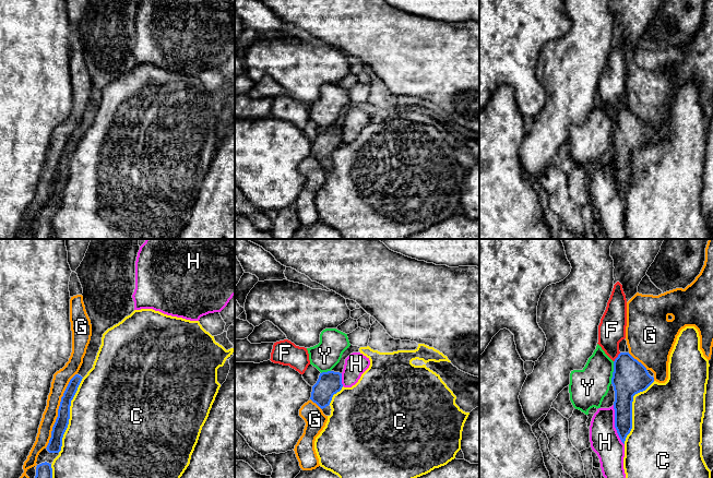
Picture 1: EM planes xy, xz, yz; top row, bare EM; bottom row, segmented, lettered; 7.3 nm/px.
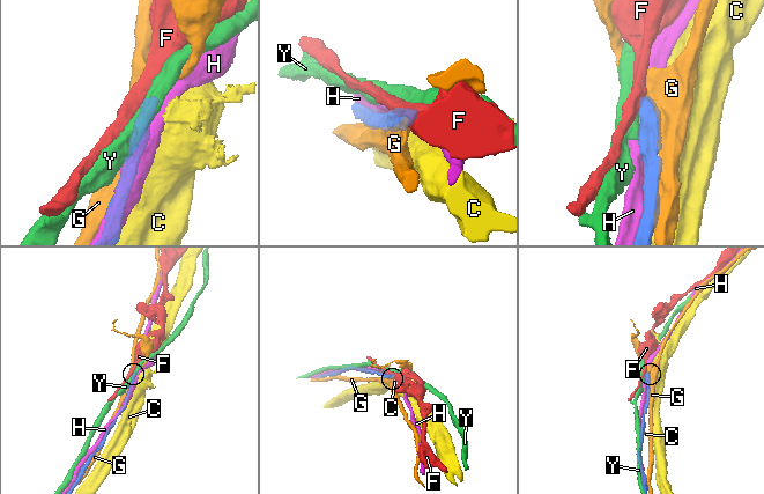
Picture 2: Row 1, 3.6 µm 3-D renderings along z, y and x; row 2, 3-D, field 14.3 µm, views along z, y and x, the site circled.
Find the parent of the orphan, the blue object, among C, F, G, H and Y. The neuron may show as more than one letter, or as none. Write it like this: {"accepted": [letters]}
{"accepted": []}

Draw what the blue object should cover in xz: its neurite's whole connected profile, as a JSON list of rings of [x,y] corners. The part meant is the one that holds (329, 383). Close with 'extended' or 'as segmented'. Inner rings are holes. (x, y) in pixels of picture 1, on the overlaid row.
[[[334,371],[322,372],[317,383],[312,386],[310,399],[322,409],[325,416],[330,416],[332,397],[342,387],[342,373]]] | extended

